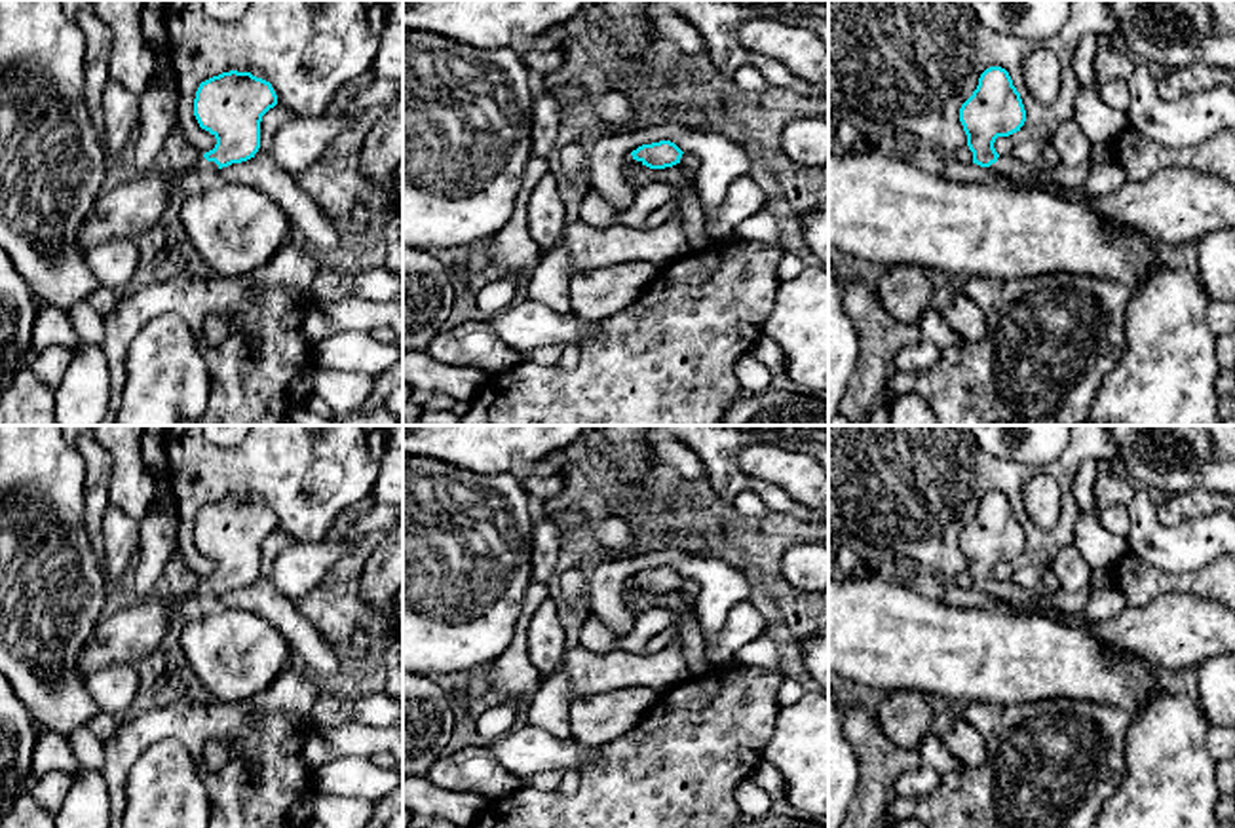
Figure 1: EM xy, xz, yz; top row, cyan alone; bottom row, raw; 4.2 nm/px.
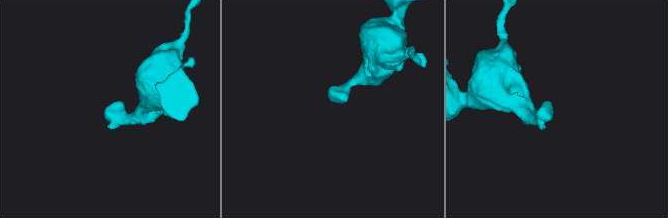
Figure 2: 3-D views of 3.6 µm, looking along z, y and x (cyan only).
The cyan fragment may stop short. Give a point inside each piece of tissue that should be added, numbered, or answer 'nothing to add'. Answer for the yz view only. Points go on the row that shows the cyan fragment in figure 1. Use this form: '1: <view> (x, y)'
1: yz (1173, 207)

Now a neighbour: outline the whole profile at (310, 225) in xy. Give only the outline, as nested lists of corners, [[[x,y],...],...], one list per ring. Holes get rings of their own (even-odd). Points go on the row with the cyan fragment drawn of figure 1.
[[[279,104],[270,108],[260,122],[260,148],[241,163],[218,169],[224,182],[251,186],[274,199],[289,218],[293,237],[298,237],[319,258],[338,249],[338,234],[329,216],[302,190],[296,177],[283,171],[270,154],[276,133],[298,116]]]

